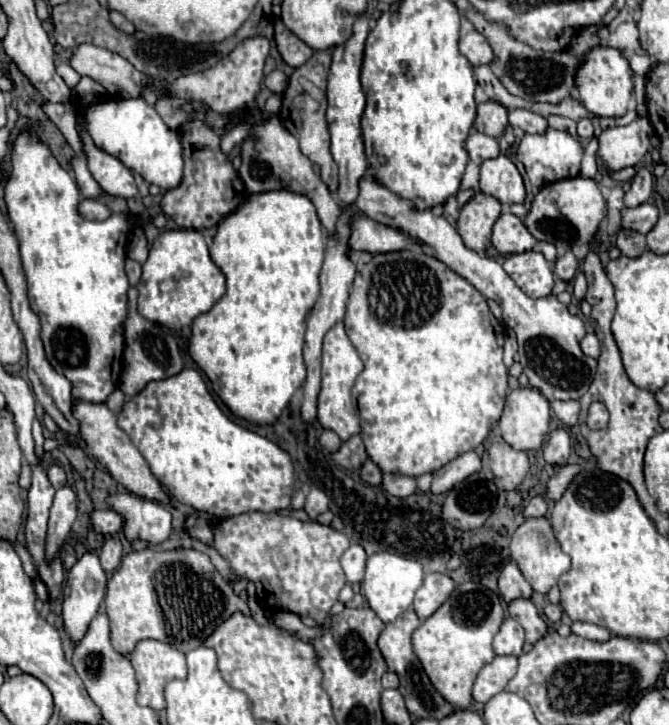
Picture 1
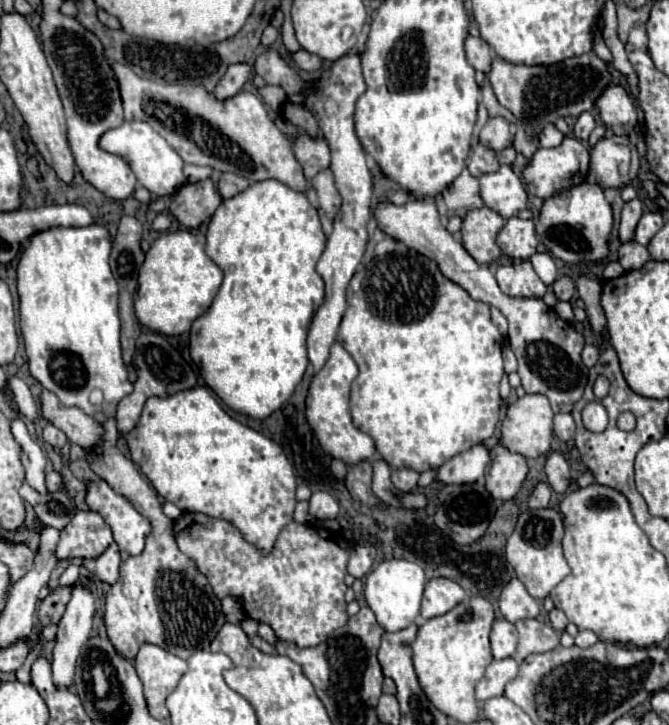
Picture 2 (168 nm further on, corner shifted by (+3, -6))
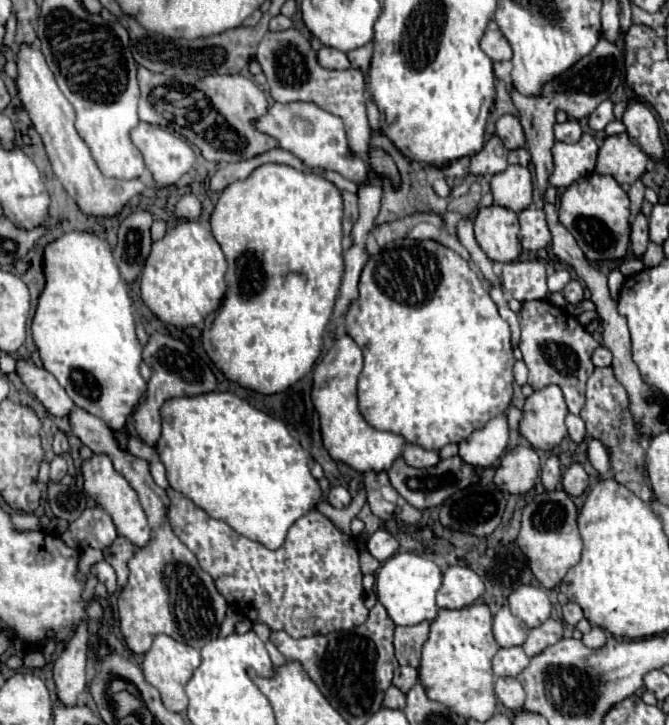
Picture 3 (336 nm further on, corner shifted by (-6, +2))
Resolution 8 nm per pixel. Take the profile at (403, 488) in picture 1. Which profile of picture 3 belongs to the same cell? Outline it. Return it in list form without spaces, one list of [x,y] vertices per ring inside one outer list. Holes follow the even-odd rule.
[[[407,444],[403,450],[403,460],[411,464],[413,468],[429,468],[439,462],[439,452],[437,450],[425,450],[417,444]]]

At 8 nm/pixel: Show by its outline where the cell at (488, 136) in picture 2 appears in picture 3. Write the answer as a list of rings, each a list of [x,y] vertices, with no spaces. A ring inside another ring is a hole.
[[[503,116],[497,120],[497,136],[503,140],[507,150],[517,150],[525,146],[523,128],[517,116]]]

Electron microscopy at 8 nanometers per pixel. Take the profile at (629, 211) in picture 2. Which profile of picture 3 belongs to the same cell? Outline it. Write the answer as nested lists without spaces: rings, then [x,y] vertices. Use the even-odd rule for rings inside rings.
[[[639,214],[633,224],[631,224],[631,248],[635,252],[635,256],[643,256],[645,248],[649,244],[649,228],[647,228],[647,218],[643,214]]]

